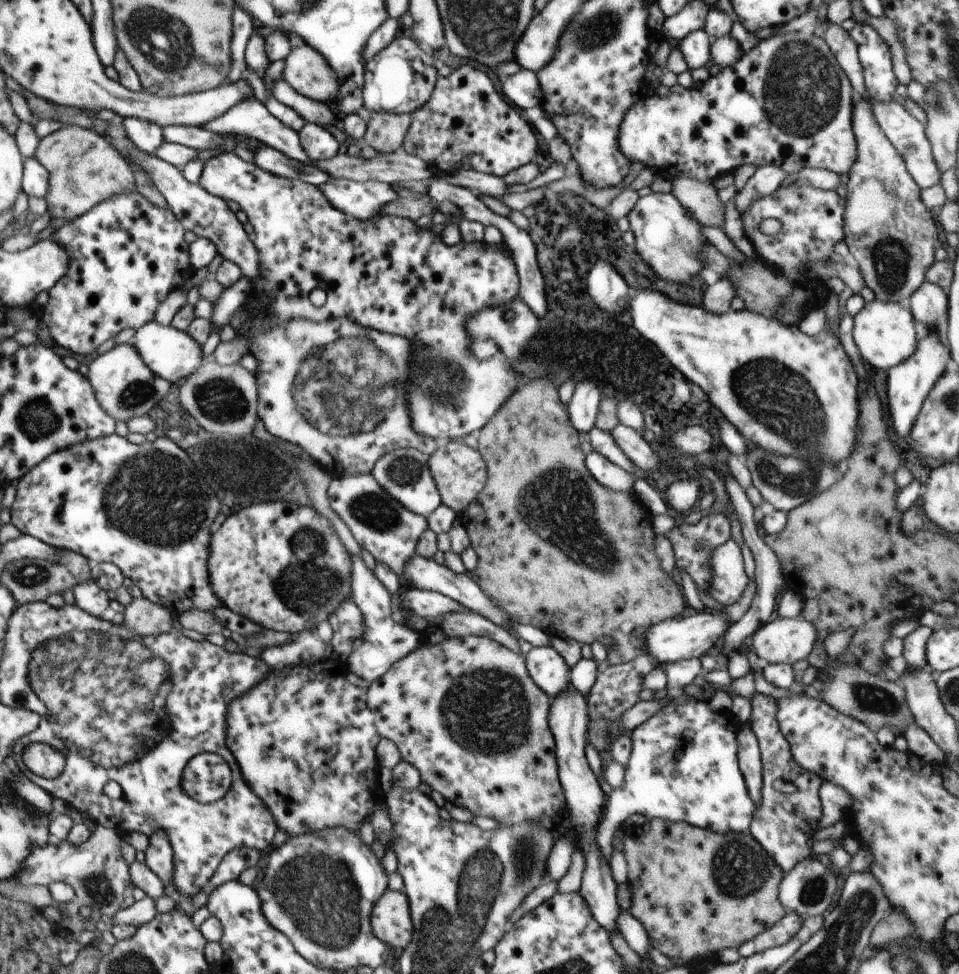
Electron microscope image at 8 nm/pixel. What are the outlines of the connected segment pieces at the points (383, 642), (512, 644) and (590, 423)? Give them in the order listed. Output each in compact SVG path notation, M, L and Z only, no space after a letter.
M351 555L352 576L351 576L351 600L360 608L362 620L364 620L364 644L350 653L347 658L349 672L356 674L358 678L366 682L378 682L390 667L401 658L408 656L410 652L418 650L423 645L424 637L417 631L406 628L406 625L398 624L392 618L392 595L387 588L374 575L372 570L366 568L361 555Z
M448 612L443 616L442 624L439 627L448 637L476 635L490 638L522 655L519 638L512 632L504 630L502 626L496 626L494 622L486 620L483 616L472 614L472 612Z
M582 382L575 386L574 394L568 403L570 422L577 432L589 432L595 426L602 392L594 382Z

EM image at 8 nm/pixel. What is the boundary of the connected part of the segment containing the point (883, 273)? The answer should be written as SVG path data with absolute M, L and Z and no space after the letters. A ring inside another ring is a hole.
M854 97L852 132L856 136L858 154L848 175L843 240L876 299L908 304L910 296L926 282L926 273L936 262L938 228L922 202L921 188L906 170L900 153L880 130L866 98Z

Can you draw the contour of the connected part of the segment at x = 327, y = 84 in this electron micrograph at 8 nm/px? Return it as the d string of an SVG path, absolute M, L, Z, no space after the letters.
M308 45L292 48L284 59L284 78L298 94L332 104L338 98L340 82L336 72L326 64L324 56Z

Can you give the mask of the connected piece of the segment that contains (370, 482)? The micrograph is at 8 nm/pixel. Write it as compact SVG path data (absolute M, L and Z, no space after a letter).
M372 473L333 478L328 488L328 500L330 508L342 518L361 548L372 555L376 562L386 564L398 577L400 586L408 584L402 570L404 564L417 553L418 540L428 528L427 517L404 508L376 482Z

